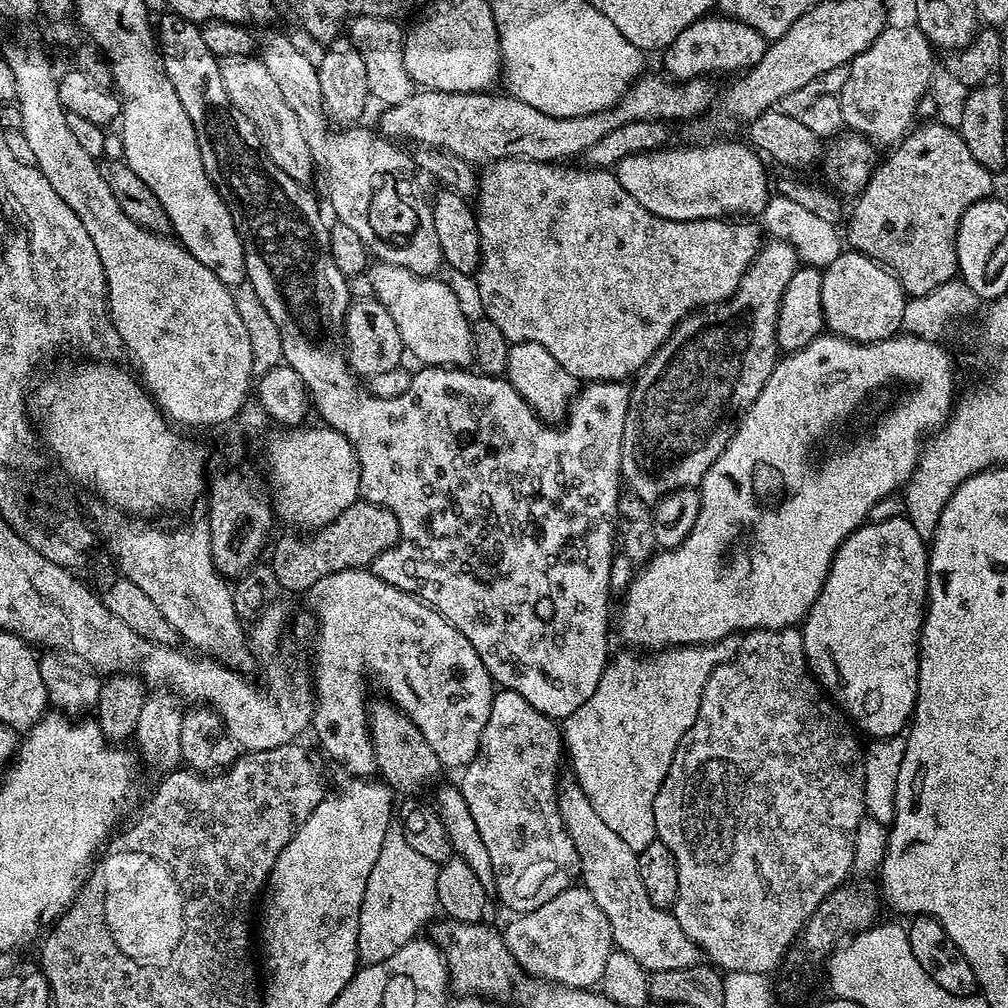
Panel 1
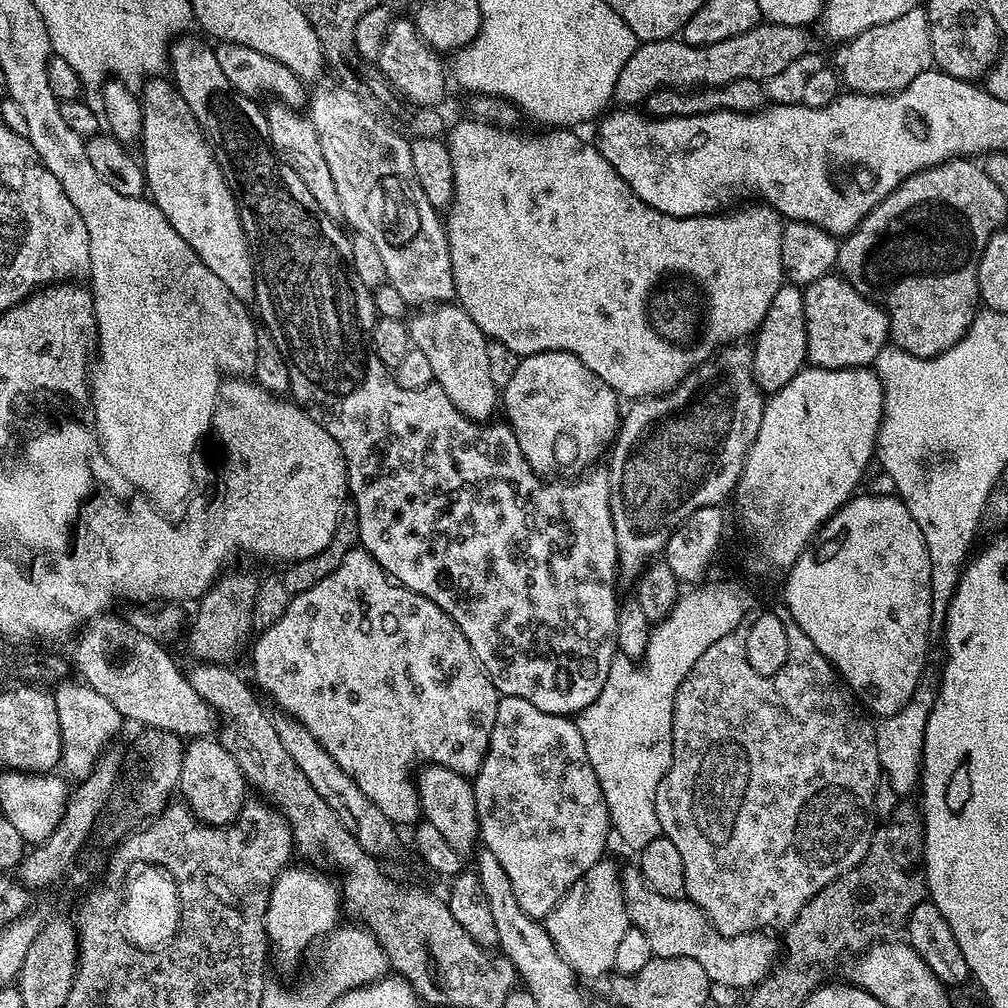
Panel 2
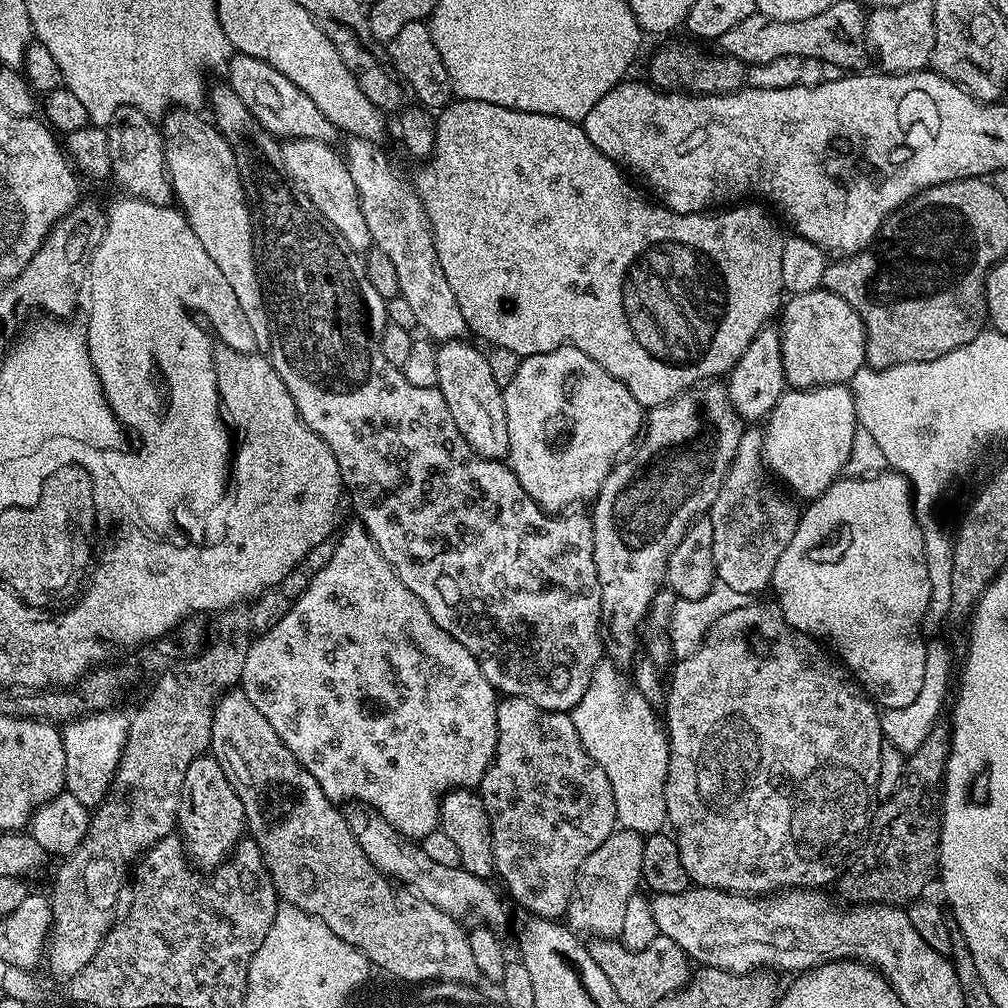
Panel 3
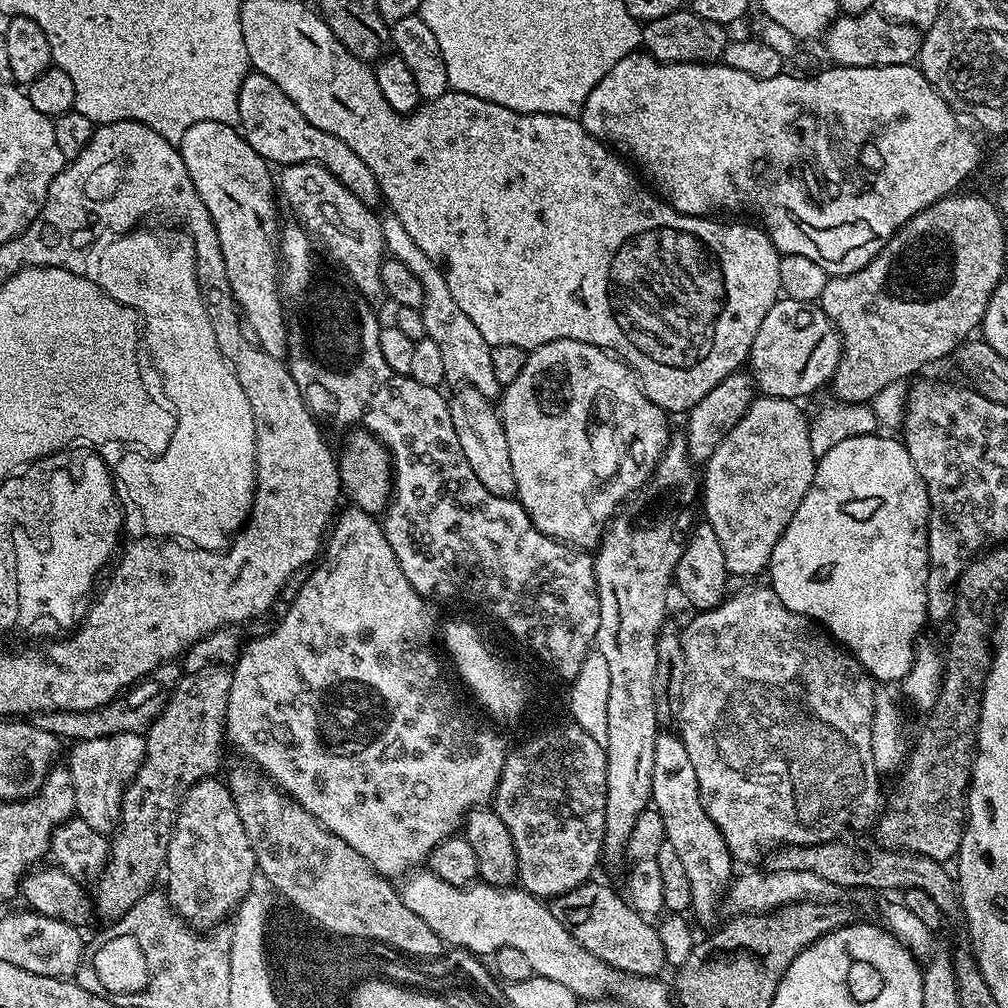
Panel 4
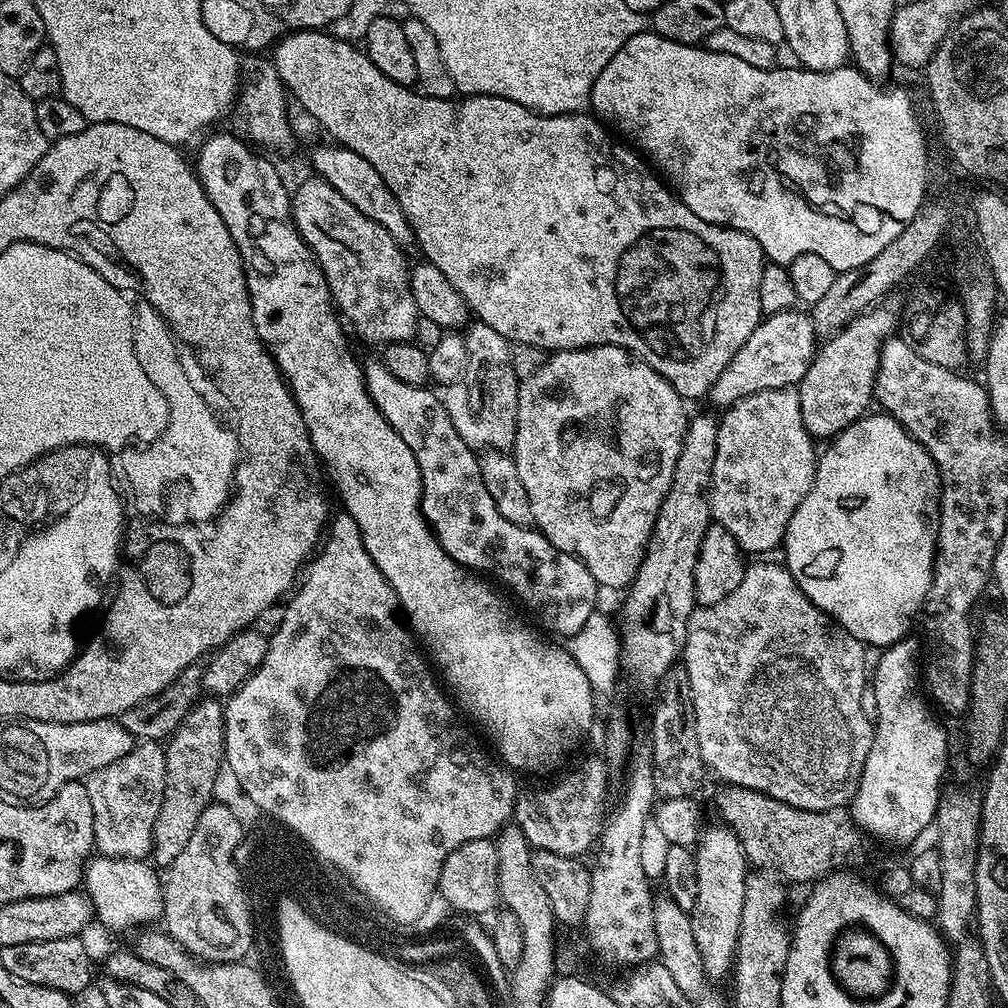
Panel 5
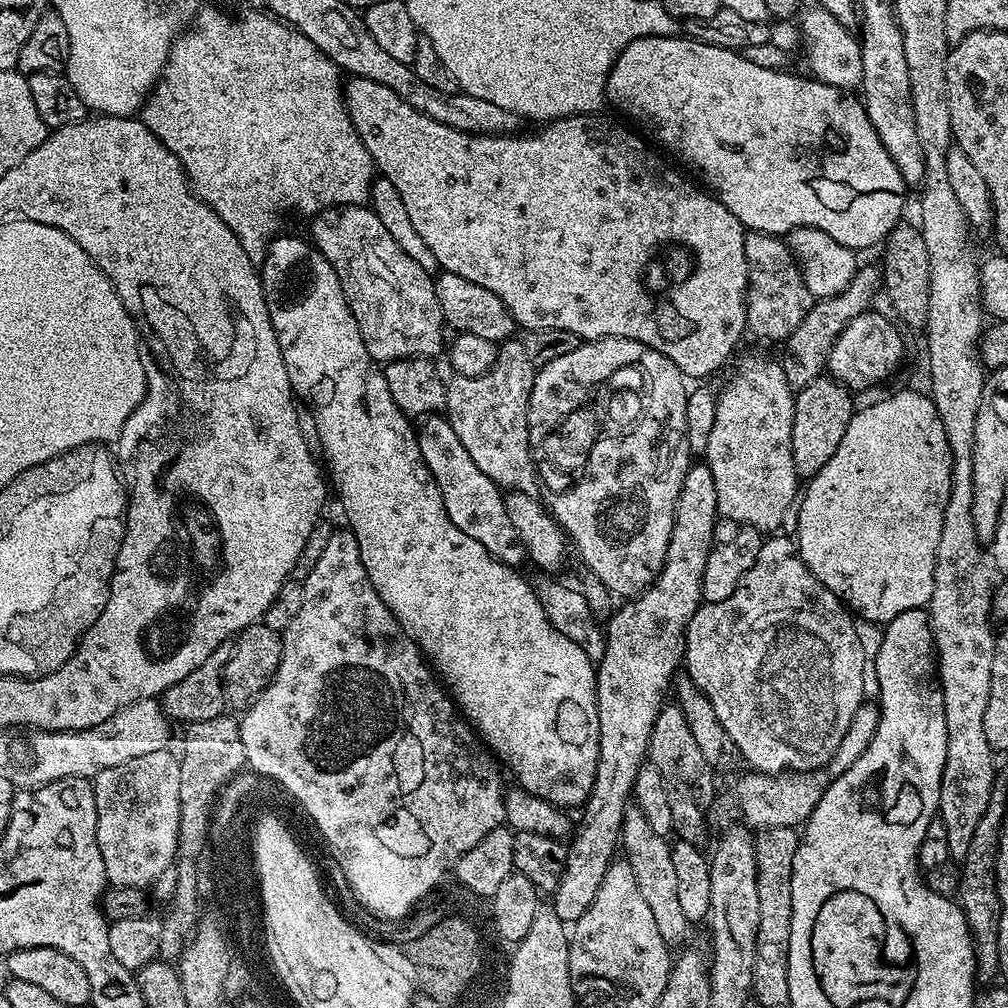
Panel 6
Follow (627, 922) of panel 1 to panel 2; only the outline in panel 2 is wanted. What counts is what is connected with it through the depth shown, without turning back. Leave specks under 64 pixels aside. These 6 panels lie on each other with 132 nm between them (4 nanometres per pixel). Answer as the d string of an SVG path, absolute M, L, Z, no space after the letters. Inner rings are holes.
M636 866L623 870L621 888L629 923L646 936L655 957L694 958L694 962L706 970L712 984L730 986L734 990L751 990L773 971L778 948L772 945L768 937L771 935L723 936L691 900L665 898L651 891Z

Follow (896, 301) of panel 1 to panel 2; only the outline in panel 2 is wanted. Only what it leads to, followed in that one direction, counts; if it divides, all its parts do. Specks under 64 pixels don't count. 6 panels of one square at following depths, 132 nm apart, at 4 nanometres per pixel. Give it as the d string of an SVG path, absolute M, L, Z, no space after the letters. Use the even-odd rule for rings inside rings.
M827 274L803 289L809 365L818 368L863 368L889 343L888 314L875 299L854 290L839 274Z

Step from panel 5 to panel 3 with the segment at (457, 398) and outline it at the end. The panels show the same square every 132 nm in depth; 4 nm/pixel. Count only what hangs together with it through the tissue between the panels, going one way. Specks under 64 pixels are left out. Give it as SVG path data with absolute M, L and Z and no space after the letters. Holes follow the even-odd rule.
M352 138L347 141L346 159L350 178L354 178L354 186L358 188L358 198L362 206L362 218L366 218L366 226L370 226L370 234L375 247L388 255L394 262L394 270L398 270L398 286L400 295L404 297L417 318L418 328L425 337L436 342L461 339L468 332L466 318L462 318L462 310L458 310L458 298L454 298L454 290L450 290L450 282L446 282L446 274L442 274L442 266L438 262L438 254L432 241L432 225L429 224L422 202L418 198L413 181L408 180L396 169L396 164L383 152L375 140Z

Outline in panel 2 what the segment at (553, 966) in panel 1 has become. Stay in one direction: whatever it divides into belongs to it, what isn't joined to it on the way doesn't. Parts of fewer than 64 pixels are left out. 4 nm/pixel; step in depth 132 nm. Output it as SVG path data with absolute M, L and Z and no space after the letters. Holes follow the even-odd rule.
M607 860L596 863L582 874L582 878L578 878L578 882L574 882L574 886L570 886L570 890L556 903L554 910L550 910L550 914L543 917L542 925L558 954L571 966L577 977L604 975L607 977L614 969L614 953L618 951L618 945L630 927L626 902L623 900L621 875L617 871L614 872L613 866Z

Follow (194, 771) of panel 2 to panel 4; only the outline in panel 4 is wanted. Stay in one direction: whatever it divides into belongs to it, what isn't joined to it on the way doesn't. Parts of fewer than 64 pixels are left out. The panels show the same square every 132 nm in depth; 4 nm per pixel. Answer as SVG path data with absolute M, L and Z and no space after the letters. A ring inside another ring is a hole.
M220 778L199 780L184 793L172 828L166 865L169 904L193 928L211 930L223 925L239 908L257 872L254 846L250 846L227 783Z

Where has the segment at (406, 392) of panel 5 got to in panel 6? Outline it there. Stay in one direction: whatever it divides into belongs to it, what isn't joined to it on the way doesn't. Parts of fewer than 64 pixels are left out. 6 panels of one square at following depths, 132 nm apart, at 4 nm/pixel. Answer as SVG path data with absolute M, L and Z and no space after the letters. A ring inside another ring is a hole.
M433 414L419 425L418 435L422 458L442 494L442 502L446 506L446 514L450 514L450 522L462 530L462 534L470 534L474 542L482 542L486 550L503 564L520 566L525 563L526 553L519 538L514 534L514 526L510 526L510 518L506 515L504 496L496 483L478 466L474 466L474 458L466 454L466 446L454 434L452 424L440 414Z

